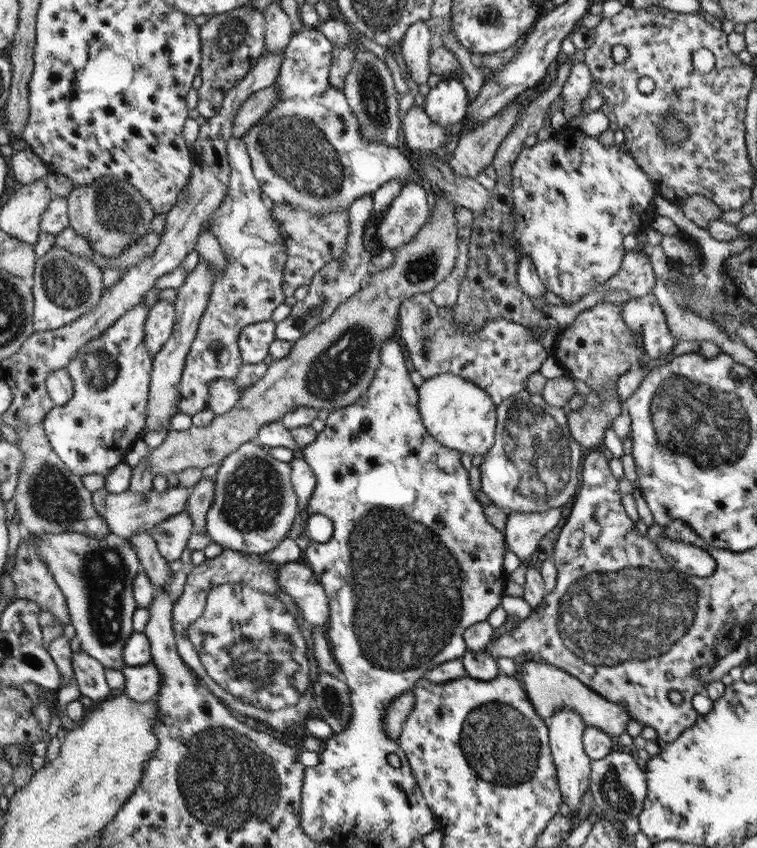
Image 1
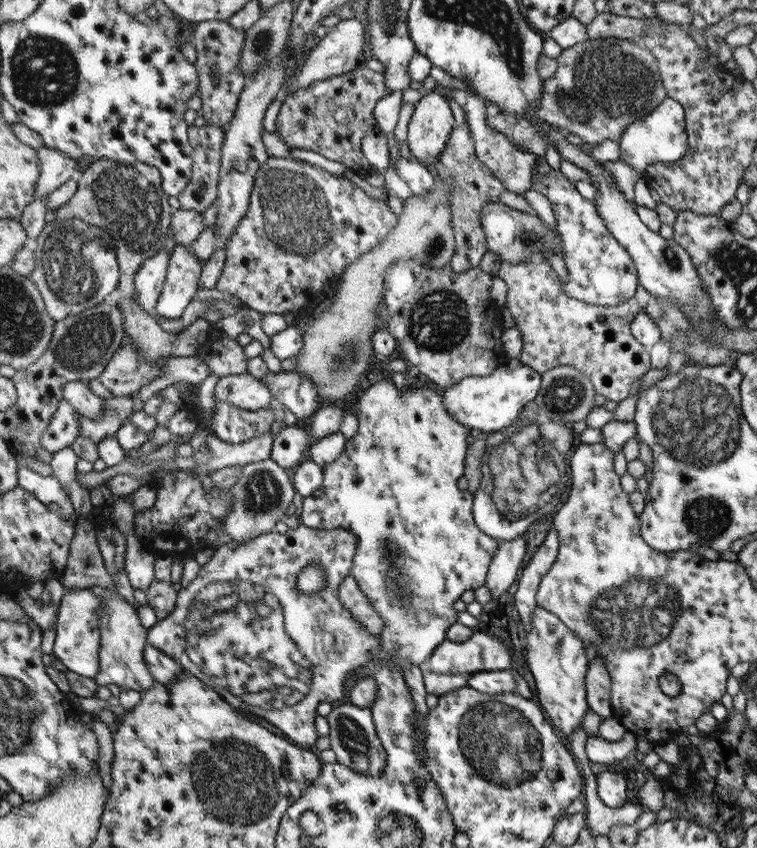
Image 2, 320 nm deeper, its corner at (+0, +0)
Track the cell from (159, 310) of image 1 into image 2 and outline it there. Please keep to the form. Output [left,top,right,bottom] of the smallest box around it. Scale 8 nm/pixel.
[153,245,204,319]

